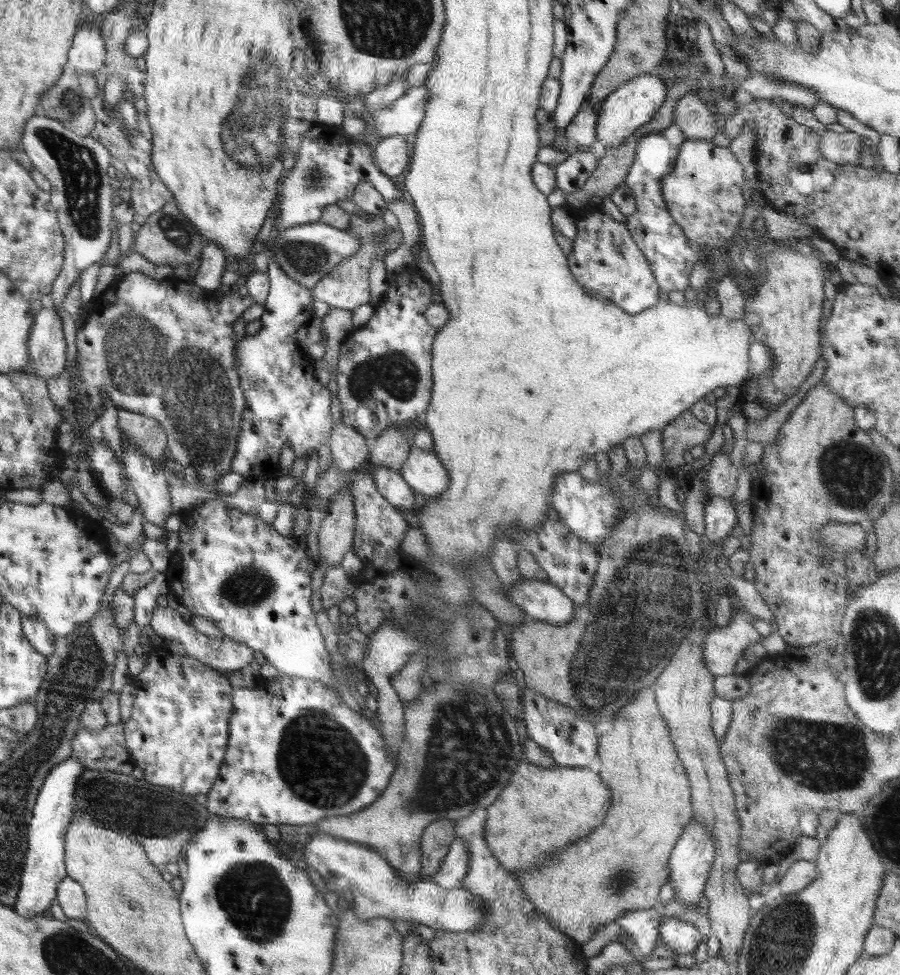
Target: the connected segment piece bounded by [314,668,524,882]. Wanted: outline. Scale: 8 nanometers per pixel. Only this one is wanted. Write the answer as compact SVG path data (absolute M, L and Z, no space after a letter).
M460 668L454 669L451 673L451 678L446 681L440 681L436 685L425 684L423 689L415 700L404 704L404 733L401 740L401 746L399 746L399 754L397 754L397 765L392 773L392 777L386 786L386 789L381 793L381 796L376 799L370 806L362 809L361 811L346 815L346 816L334 816L330 818L324 818L324 820L318 820L314 823L314 826L320 829L321 834L332 835L338 839L347 841L362 843L371 846L377 854L380 854L394 869L396 874L400 875L404 881L418 881L421 876L421 836L424 829L435 820L442 818L449 818L454 821L457 818L462 818L470 815L475 808L484 807L485 809L500 797L502 788L505 788L512 777L512 773L516 770L516 767L520 762L524 761L523 746L520 742L520 736L516 729L514 718L505 709L503 704L498 699L498 695L490 687L482 686L477 681L462 680L460 678Z

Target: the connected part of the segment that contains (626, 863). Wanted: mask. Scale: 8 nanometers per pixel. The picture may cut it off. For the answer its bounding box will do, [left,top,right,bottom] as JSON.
[516,686,693,944]

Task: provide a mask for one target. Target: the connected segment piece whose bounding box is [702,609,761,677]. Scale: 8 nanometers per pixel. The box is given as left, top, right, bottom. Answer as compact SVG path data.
M741 609L733 622L706 633L702 641L702 656L710 674L715 677L732 674L745 648L761 640L752 625L753 619L748 610Z

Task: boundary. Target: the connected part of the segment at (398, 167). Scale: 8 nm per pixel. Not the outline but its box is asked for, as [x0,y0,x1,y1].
[372,134,409,180]

